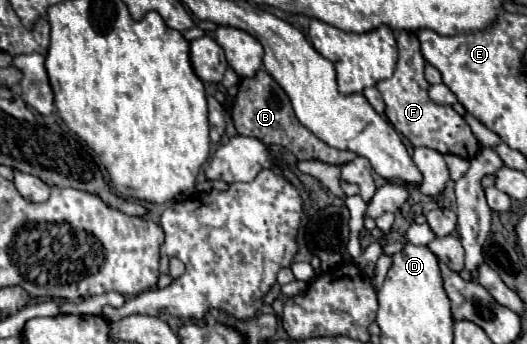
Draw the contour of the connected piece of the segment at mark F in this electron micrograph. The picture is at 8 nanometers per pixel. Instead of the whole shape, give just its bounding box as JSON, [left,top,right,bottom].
[377,30,479,158]

